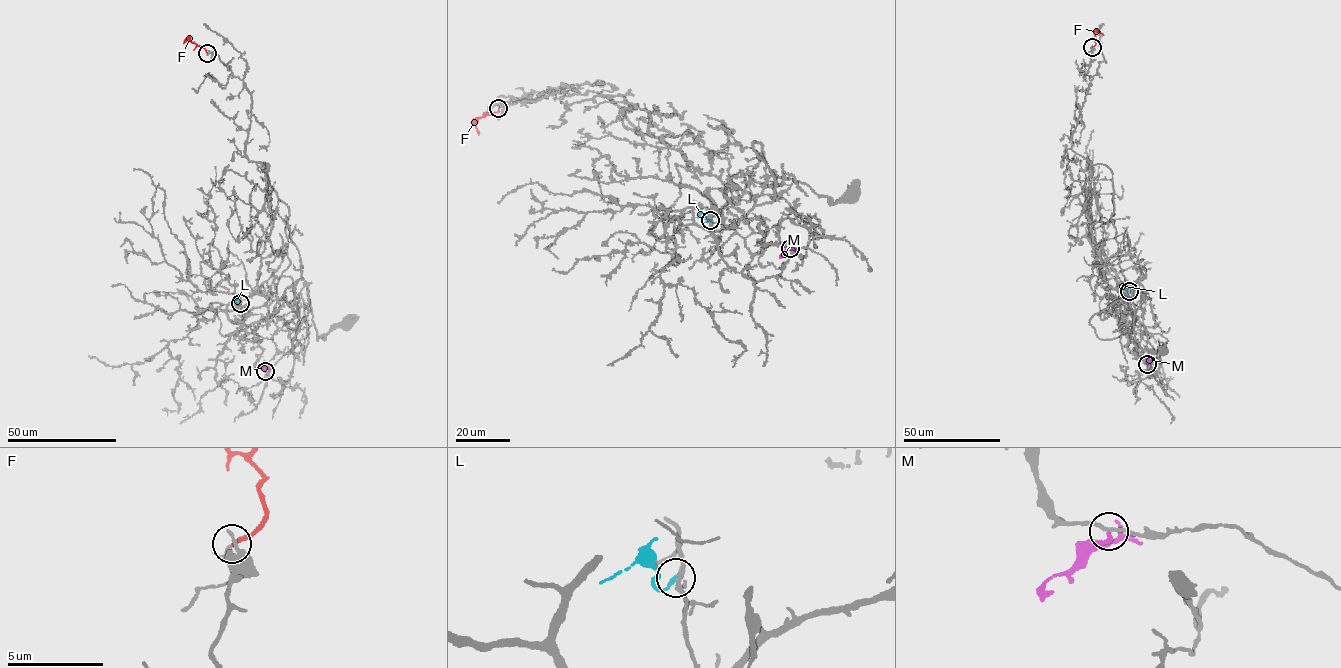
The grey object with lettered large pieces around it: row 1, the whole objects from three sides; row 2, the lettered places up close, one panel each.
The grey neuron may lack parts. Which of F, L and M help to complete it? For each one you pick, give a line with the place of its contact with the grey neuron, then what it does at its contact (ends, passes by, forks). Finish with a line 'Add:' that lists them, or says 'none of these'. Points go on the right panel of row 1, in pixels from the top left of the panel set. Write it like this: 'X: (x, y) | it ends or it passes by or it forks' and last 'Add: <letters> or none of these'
F: (1092, 47) | it ends
Add: F

